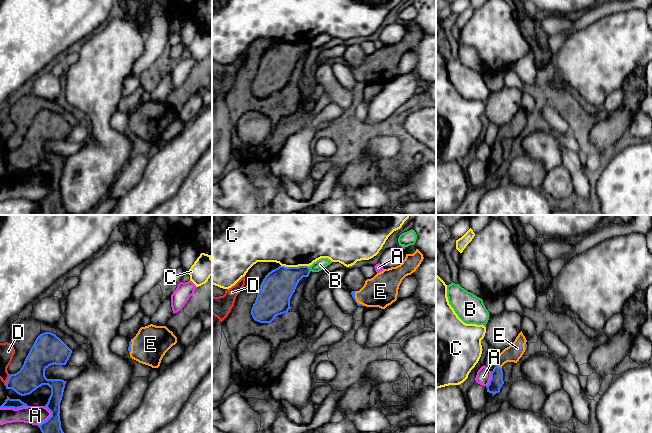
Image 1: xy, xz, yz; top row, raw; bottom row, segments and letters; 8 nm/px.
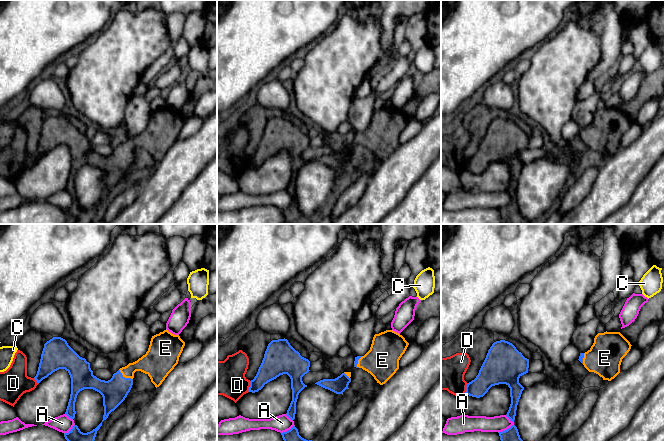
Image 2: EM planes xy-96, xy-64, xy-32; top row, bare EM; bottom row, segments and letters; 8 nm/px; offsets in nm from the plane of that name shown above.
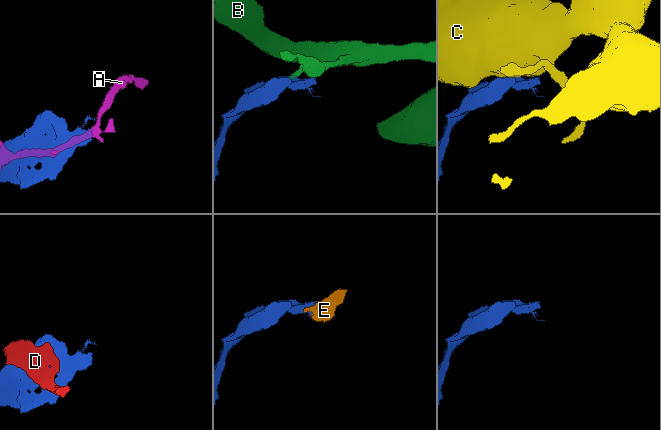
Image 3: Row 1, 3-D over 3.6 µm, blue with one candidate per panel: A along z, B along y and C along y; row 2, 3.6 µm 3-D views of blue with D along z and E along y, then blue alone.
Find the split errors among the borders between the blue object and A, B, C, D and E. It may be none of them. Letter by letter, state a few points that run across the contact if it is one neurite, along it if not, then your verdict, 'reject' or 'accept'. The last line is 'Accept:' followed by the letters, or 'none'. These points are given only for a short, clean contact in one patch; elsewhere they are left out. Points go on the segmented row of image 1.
A: reject
B: line xz (308, 267), (310, 271); reject
C: line xz (281, 265), (308, 267); reject
D: reject
E: accept
Accept: E

